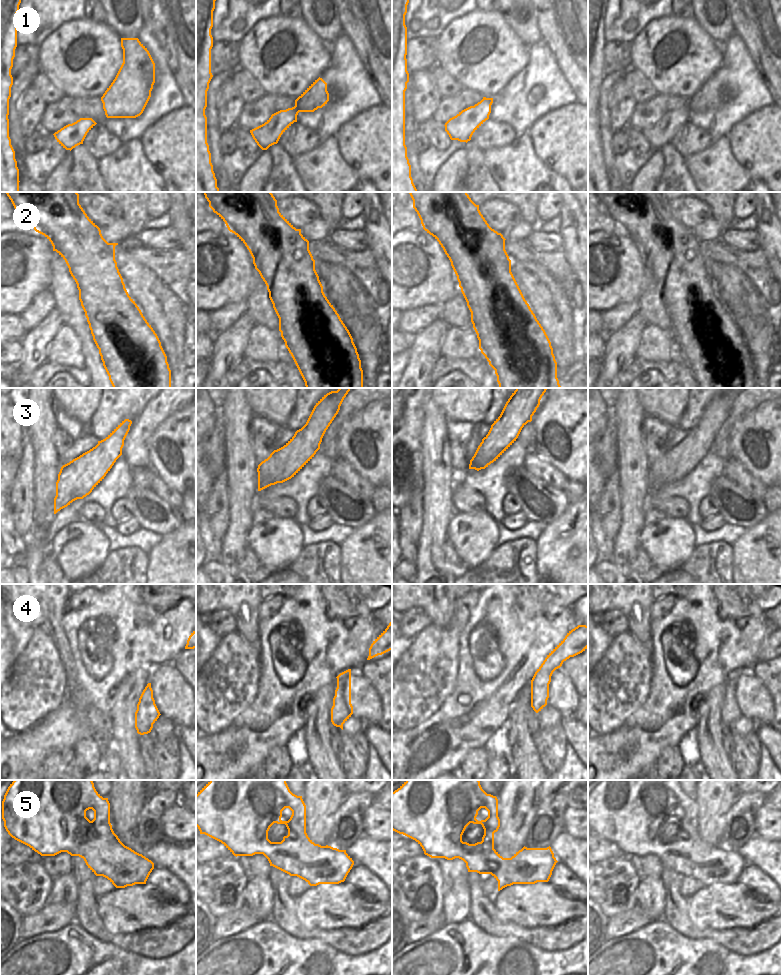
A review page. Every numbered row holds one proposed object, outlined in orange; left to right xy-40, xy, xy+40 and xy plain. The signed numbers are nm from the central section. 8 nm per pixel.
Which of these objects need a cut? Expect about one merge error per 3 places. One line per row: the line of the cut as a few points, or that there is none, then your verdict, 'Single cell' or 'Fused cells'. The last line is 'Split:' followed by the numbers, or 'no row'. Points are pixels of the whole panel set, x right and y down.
1: Split along xy (295, 105), (299, 111). Fused cells
2: No split. Single cell
3: No split. Single cell
4: No split. Single cell
5: No split. Single cell
Split: 1.

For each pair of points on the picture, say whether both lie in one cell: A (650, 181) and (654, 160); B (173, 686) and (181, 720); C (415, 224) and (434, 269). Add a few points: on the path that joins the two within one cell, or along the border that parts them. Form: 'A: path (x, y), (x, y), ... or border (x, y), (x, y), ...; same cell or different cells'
A: path (650, 176), (654, 165); same cell
B: path (173, 694), (181, 712); same cell
C: border (422, 228), (419, 230), (402, 230); different cells

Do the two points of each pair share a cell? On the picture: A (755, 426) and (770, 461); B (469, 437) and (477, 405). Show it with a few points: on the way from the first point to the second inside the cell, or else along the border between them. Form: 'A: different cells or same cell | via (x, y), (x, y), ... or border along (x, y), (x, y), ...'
A: same cell | via (743, 436), (740, 440), (741, 447), (757, 467)
B: different cells | border along (449, 420), (468, 420), (475, 425)

